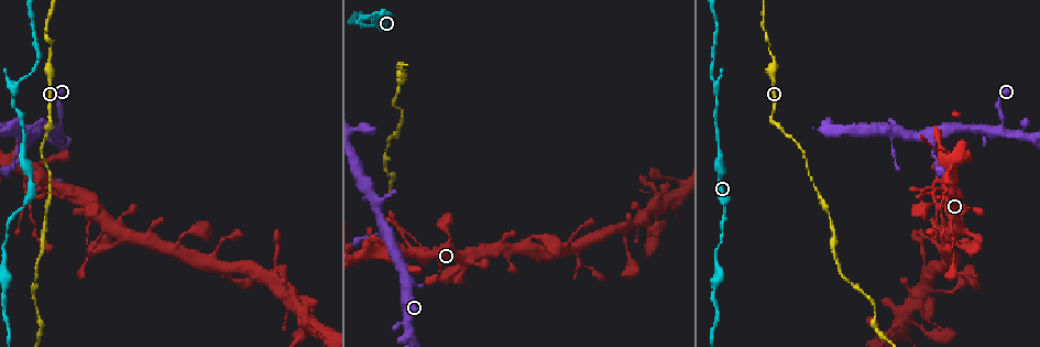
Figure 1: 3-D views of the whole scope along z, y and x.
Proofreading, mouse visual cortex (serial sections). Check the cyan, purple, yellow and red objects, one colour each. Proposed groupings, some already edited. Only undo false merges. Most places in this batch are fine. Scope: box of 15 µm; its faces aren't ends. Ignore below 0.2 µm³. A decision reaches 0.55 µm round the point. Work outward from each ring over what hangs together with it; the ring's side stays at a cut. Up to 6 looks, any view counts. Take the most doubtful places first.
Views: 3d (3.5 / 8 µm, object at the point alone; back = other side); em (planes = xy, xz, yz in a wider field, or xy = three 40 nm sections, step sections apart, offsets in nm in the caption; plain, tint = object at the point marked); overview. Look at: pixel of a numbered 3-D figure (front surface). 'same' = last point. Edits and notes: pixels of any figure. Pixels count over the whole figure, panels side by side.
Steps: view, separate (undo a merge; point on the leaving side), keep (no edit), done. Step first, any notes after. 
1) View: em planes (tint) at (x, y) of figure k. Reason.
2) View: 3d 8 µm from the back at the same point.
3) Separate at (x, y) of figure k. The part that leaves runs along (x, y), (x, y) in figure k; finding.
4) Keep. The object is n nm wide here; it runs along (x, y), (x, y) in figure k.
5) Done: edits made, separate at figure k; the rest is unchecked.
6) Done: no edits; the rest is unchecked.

View: 3d 8 µm from the back at (51, 123) of figure 1. Abrupt turn.

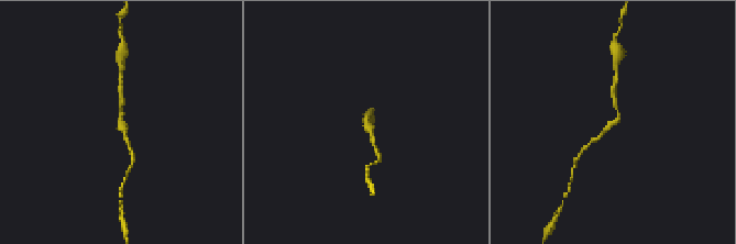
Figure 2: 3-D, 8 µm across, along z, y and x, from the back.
View: 3d 3.5 µm from the back at (616, 120) of figure 2.

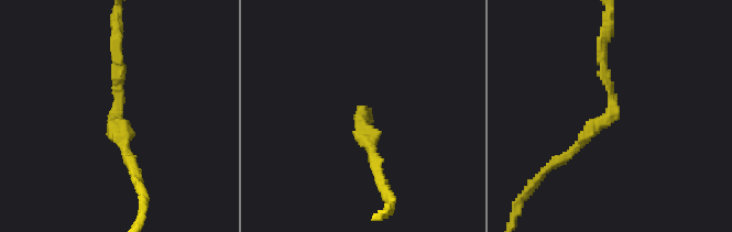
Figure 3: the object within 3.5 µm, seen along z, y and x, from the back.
View: em xy step 3 (tint) at (116, 117) of figure 3. Now the EM.

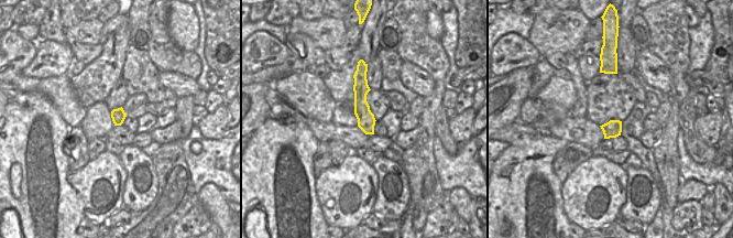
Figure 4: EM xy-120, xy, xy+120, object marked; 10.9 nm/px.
Keep. It runs along (601, 46), (612, 113), (556, 161) in figure 3; one cell here.

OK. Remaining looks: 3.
View: 3d 3.5 µm at (889, 331) of figure 1. Three arms meet.

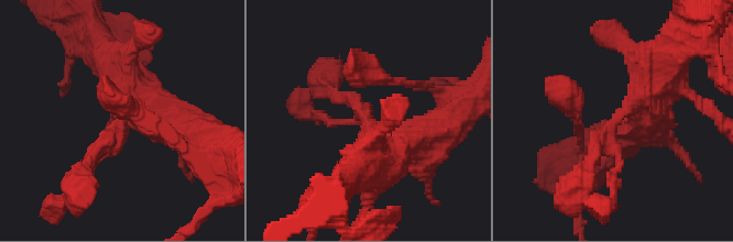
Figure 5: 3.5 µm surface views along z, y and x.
View: em xy step 1 (tint) at (361, 115) of figure 5.

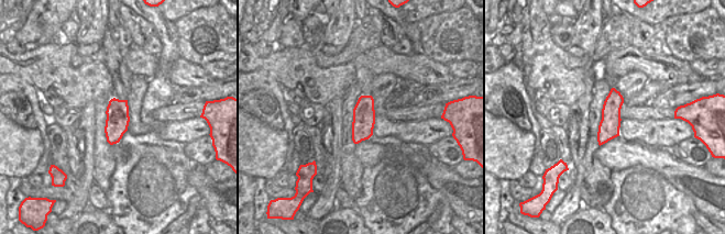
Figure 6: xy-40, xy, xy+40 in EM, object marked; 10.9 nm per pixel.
Keep. The arms are 100, 200, 500 nm wide; continuous, no second cell.

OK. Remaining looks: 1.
Done: no edits; the rest is unchecked.

